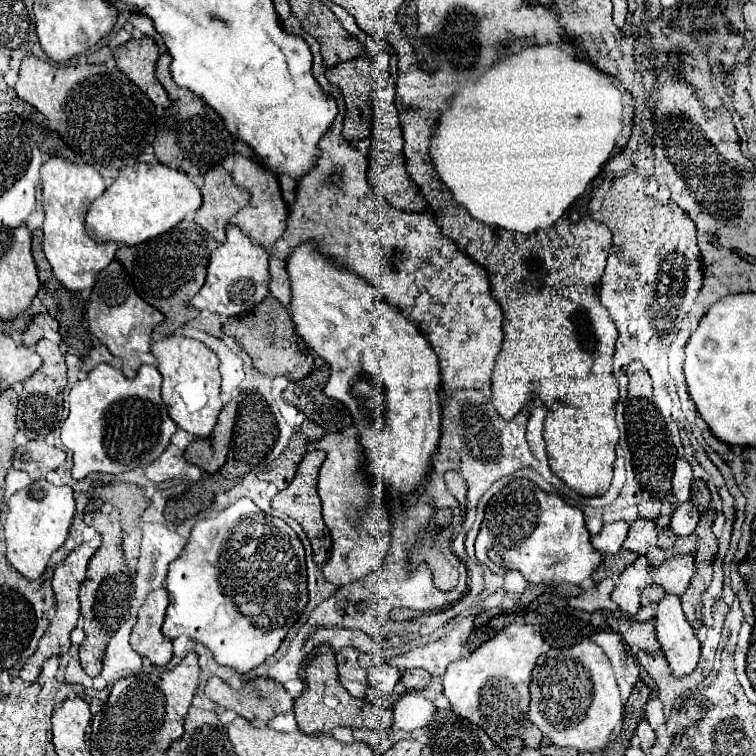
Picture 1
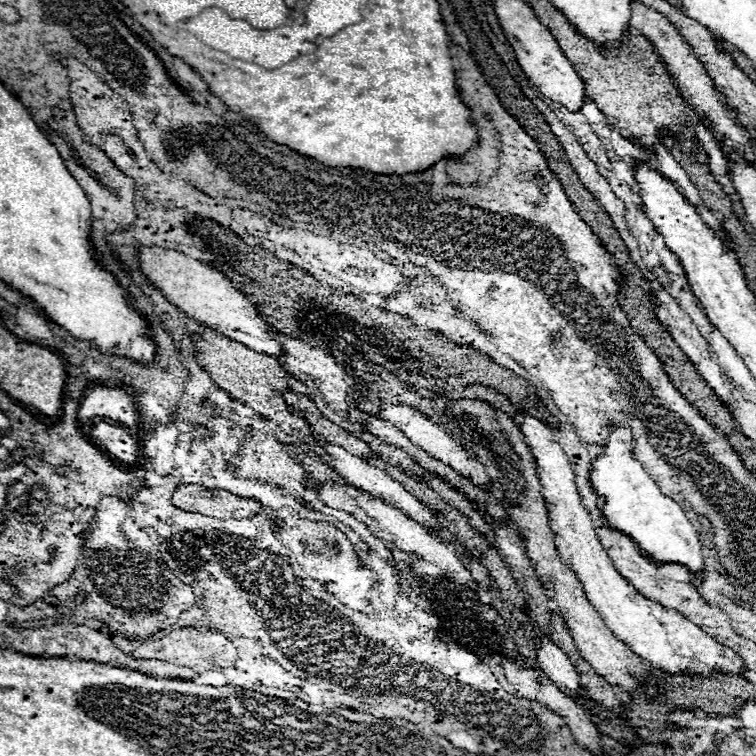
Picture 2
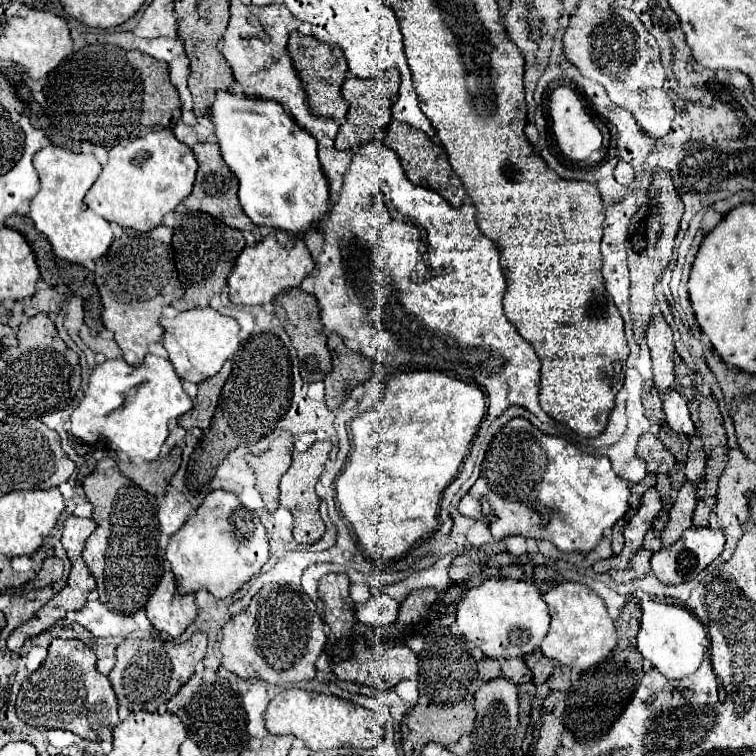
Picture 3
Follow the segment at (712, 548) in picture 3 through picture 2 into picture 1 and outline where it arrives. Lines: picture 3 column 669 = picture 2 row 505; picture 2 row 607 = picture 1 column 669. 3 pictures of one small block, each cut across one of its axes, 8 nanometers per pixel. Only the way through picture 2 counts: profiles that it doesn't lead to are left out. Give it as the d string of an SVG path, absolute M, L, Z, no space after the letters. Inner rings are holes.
M666 594L658 602L656 636L674 676L686 676L696 668L700 658L700 640L682 612L680 596Z

